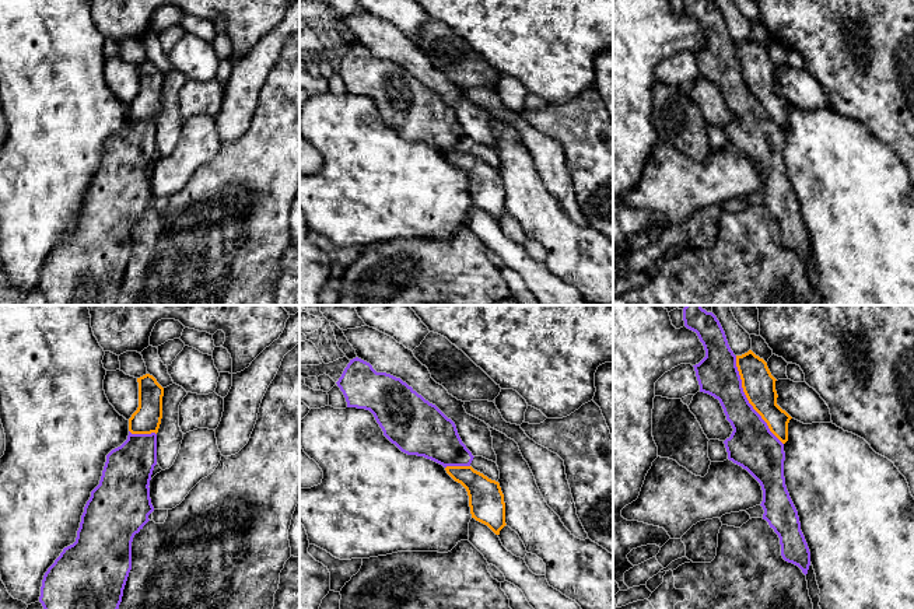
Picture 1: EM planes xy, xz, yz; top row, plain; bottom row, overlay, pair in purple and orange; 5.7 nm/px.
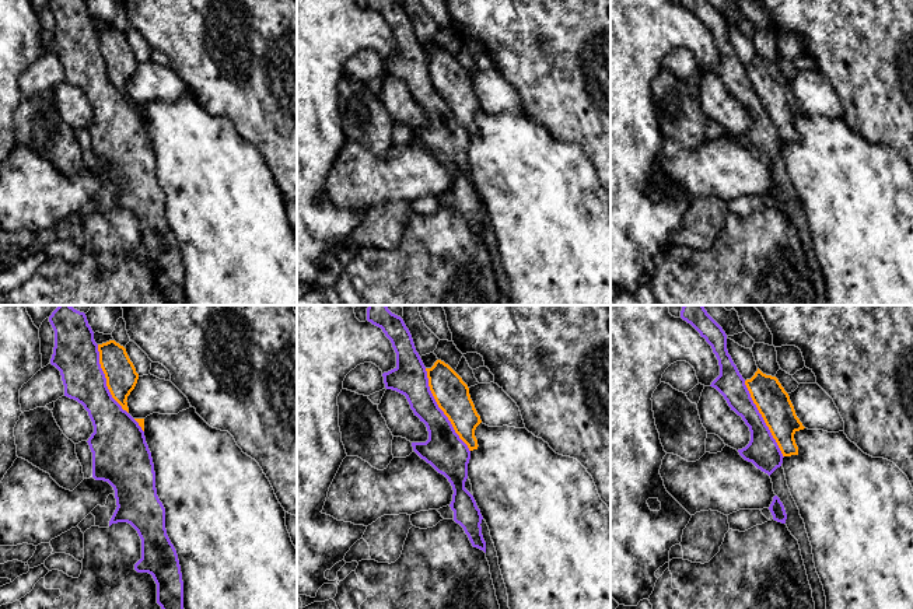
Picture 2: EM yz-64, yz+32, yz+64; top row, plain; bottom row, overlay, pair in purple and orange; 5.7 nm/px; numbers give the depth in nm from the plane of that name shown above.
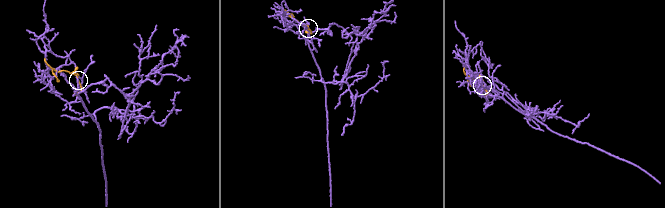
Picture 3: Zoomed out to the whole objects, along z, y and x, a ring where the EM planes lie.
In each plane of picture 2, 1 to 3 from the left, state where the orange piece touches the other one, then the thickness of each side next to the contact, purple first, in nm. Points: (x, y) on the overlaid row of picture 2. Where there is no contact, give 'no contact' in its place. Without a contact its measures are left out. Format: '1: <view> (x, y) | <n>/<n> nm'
1: yz-64 (105, 380) | 260/180 nm
2: yz+32 (441, 410) | 220/200 nm
3: yz+64 (762, 419) | 180/190 nm

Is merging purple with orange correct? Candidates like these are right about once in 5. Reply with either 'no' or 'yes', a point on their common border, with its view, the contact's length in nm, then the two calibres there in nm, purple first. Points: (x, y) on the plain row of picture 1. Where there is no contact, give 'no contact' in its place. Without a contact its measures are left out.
no; meets purple in yz at (748, 87); contact 600 nm long; 260 nm thick on the purple side, 190 nm on the other

